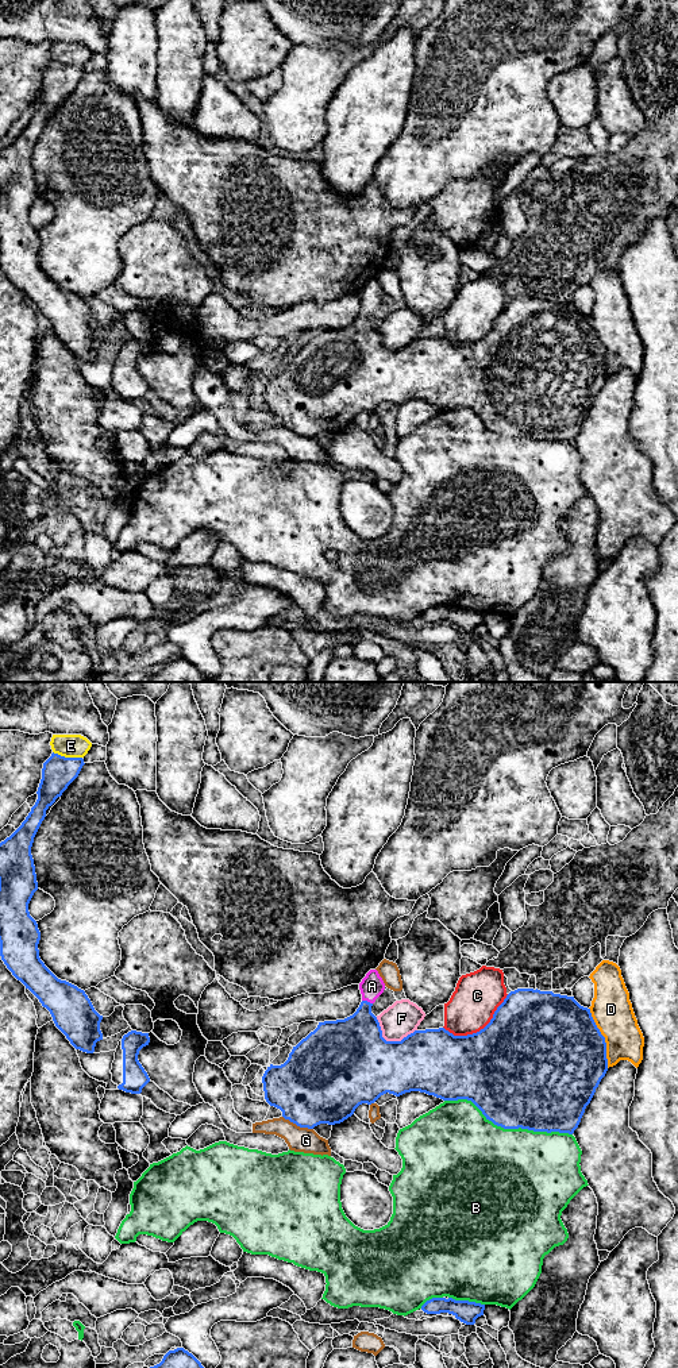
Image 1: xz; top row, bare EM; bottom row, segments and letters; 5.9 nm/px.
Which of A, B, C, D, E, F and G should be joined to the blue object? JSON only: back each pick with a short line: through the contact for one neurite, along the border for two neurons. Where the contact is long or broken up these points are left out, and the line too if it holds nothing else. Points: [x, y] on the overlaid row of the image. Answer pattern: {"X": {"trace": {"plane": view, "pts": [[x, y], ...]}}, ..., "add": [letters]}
{"A": {"trace": {"plane": "xz", "pts": [[357, 1041], [363, 1025], [366, 1001], [372, 986]]}}, "add": ["A"]}

